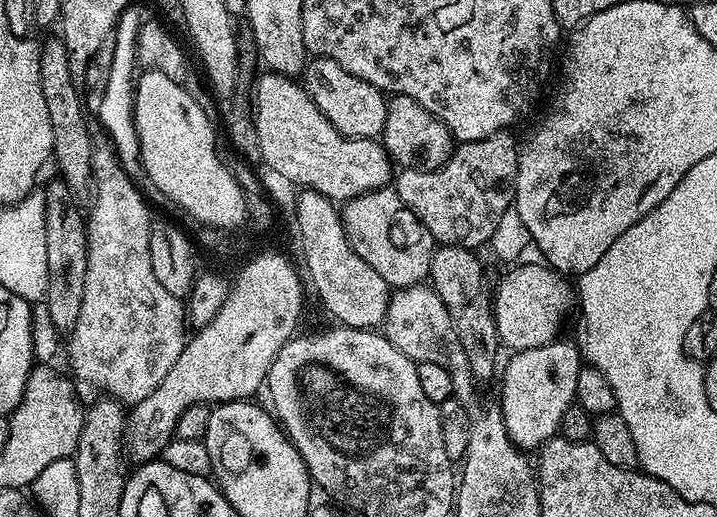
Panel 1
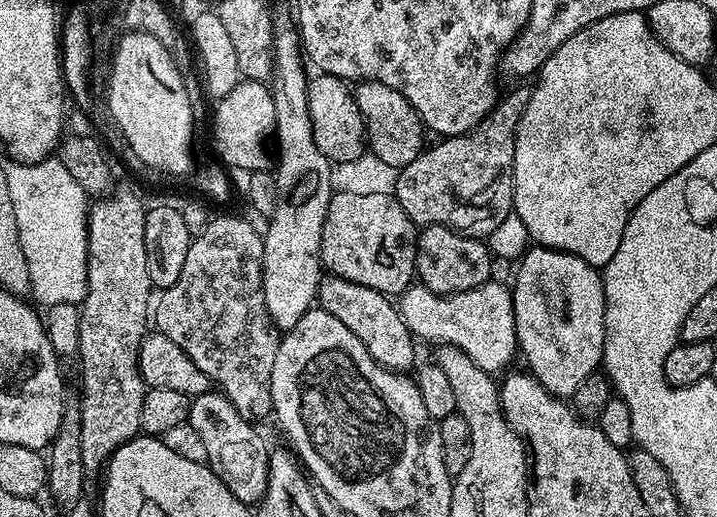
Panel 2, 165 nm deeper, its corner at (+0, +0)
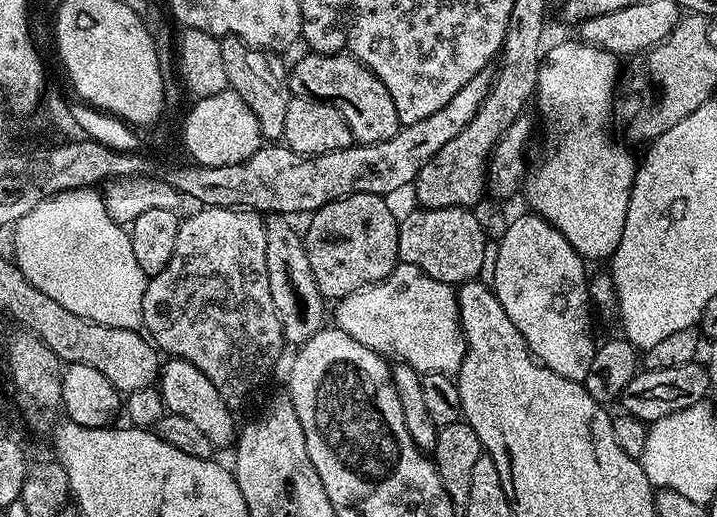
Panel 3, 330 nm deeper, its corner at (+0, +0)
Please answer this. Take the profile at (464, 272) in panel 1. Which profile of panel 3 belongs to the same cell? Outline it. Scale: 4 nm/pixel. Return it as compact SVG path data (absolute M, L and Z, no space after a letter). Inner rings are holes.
M417 207L408 217L399 221L398 230L398 257L403 263L418 266L430 278L438 282L446 282L459 286L468 280L477 279L482 270L482 258L485 257L486 244L489 237L486 235L485 225L475 216L472 208L422 208Z

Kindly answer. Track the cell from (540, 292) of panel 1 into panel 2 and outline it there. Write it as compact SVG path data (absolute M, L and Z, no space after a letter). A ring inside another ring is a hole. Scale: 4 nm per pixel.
M489 278L485 284L465 292L439 296L416 282L400 293L398 307L406 326L417 341L429 340L432 346L462 350L475 364L482 366L482 370L500 374L509 367L507 364L512 359L517 359L514 302L511 287L507 283Z

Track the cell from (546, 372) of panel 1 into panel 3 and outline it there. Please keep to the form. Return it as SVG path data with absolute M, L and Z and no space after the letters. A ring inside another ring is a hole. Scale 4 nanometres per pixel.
M535 214L520 216L509 223L508 228L498 237L498 260L495 263L494 280L491 286L498 302L502 302L502 310L510 314L510 322L518 326L522 338L526 338L528 348L533 356L545 364L554 374L562 378L570 378L583 382L586 374L590 374L590 362L594 362L594 354L598 340L592 337L592 316L594 309L588 298L588 282L590 272L587 272L586 261L579 256L562 238L562 234L550 222Z

